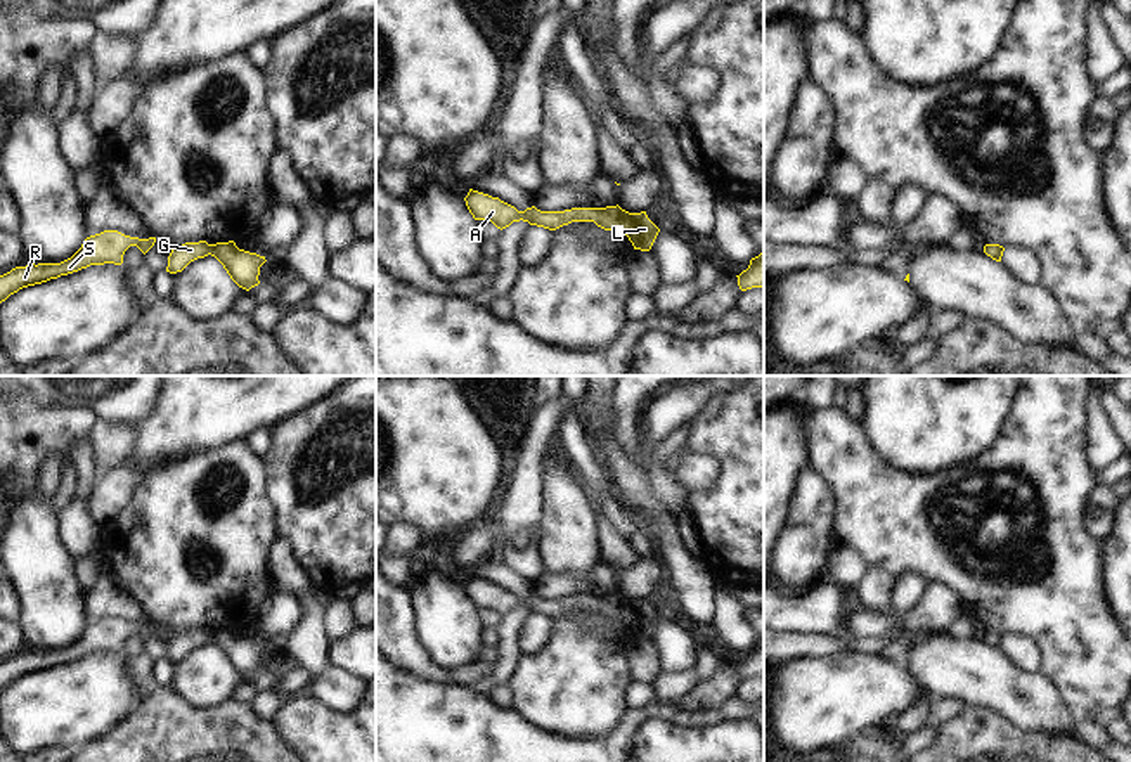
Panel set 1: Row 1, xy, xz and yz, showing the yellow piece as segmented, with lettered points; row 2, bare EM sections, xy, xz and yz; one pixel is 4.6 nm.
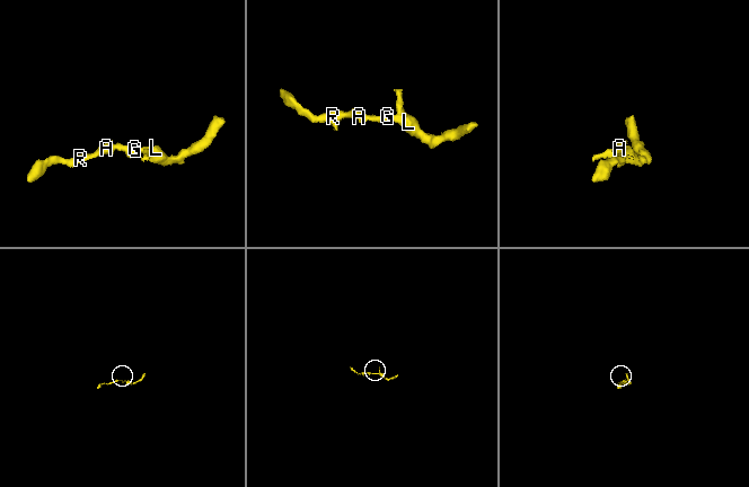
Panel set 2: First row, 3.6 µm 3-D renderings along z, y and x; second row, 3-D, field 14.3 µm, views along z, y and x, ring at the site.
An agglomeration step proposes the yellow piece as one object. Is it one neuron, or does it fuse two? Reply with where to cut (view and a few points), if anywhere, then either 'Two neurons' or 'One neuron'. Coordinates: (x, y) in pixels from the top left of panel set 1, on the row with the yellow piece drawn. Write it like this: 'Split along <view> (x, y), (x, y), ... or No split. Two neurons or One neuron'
No split. One neuron.

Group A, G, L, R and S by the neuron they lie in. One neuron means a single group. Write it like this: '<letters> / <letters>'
A G L R S

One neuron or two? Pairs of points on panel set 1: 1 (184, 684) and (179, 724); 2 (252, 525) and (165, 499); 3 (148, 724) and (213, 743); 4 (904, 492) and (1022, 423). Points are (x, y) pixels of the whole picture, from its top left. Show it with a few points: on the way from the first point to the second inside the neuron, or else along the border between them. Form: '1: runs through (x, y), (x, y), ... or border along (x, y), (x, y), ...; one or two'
1: border along (168, 686), (198, 710), (206, 710), (224, 702); two
2: runs through (231, 525), (191, 525), (186, 520); one
3: runs through (163, 740), (167, 743), (198, 743); one
4: runs through (962, 572), (1040, 586), (1055, 567), (1046, 503); one

